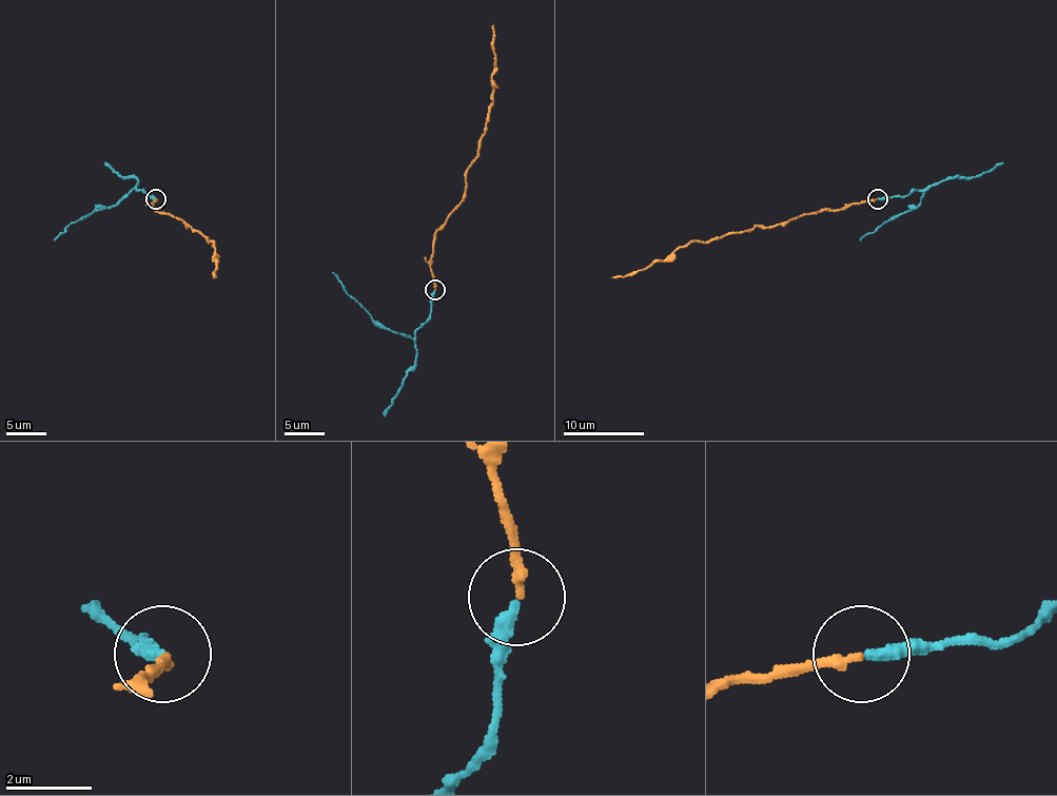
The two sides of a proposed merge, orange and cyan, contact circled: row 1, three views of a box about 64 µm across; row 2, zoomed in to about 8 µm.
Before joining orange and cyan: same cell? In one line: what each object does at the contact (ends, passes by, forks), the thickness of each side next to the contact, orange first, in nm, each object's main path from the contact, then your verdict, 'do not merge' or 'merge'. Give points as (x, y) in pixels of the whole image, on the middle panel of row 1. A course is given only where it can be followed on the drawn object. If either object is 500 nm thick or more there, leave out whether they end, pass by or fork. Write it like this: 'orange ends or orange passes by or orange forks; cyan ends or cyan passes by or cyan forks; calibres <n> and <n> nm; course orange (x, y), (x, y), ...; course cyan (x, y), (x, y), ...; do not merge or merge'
orange ends; cyan ends; calibres 200 and 320 nm; course orange (435, 290), (433, 233), (464, 197), (465, 169), (477, 155), (477, 140), (493, 90), (495, 23); course cyan (435, 290), (431, 316), (411, 338), (383, 329), (332, 272); merge

